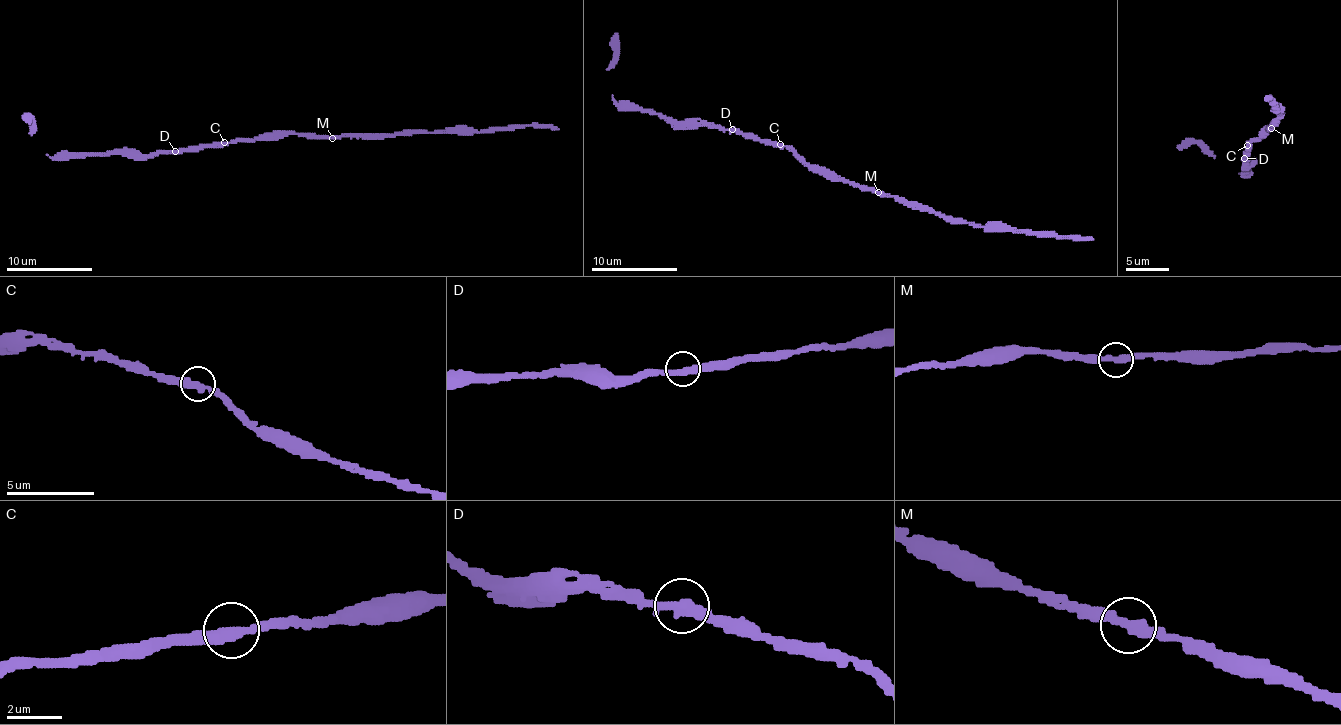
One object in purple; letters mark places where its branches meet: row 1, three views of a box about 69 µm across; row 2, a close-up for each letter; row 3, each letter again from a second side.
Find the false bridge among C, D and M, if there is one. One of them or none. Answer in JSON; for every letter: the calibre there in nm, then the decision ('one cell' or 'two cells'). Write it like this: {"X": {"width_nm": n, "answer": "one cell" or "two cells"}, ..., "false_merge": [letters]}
{"C": {"width_nm": 360, "answer": "one cell"}, "D": {"width_nm": 360, "answer": "one cell"}, "M": {"width_nm": 360, "answer": "one cell"}, "false_merge": []}

